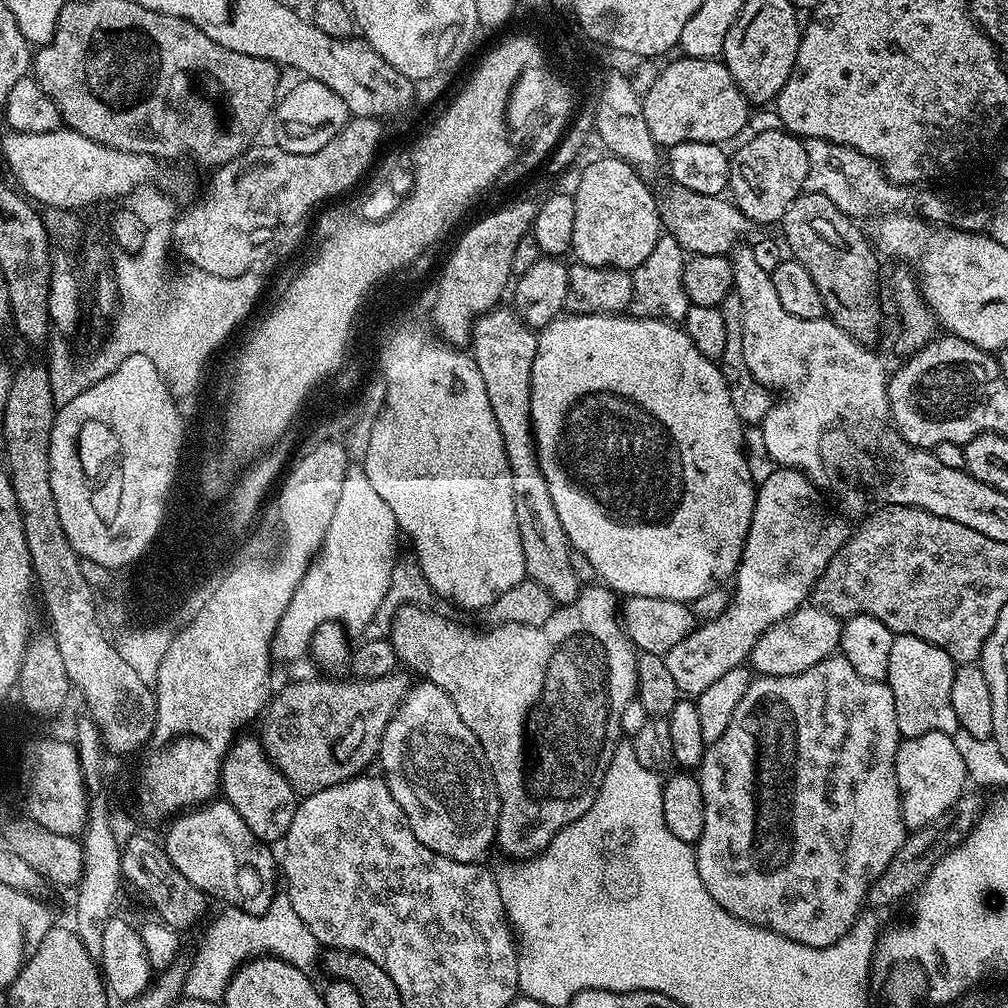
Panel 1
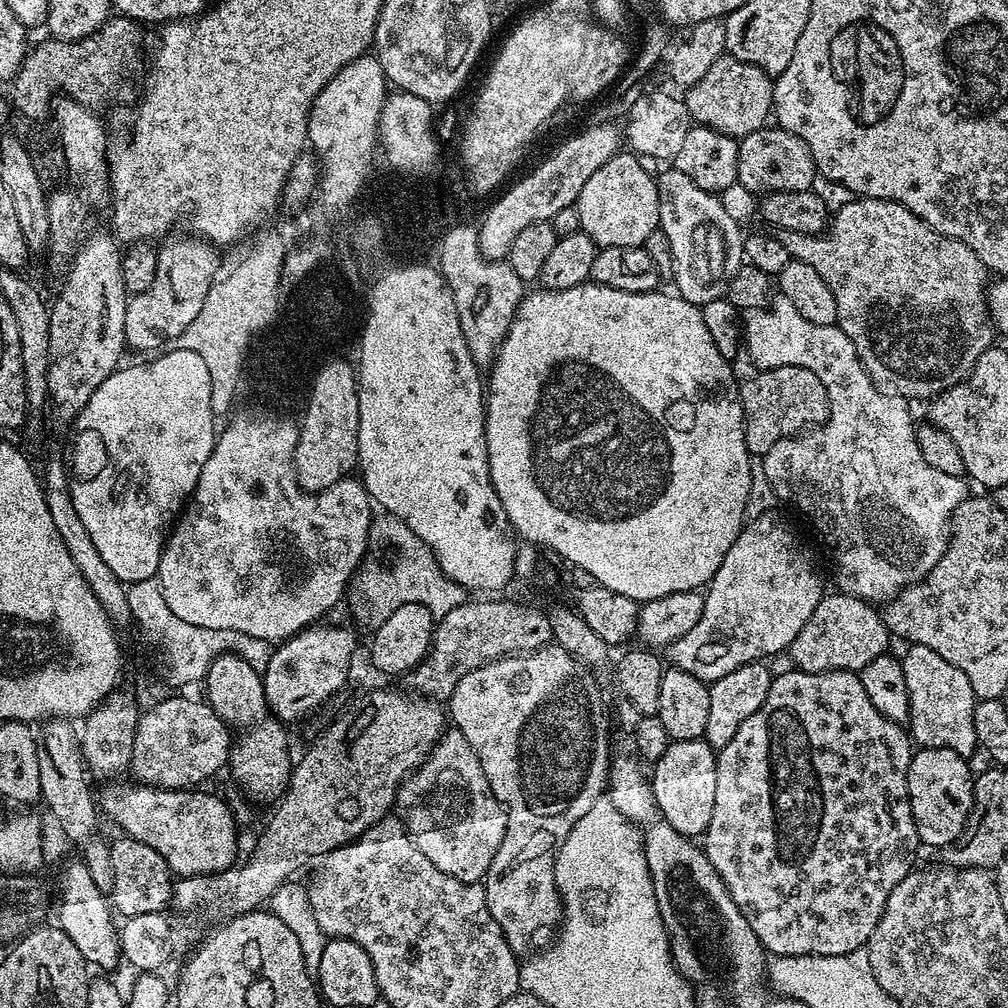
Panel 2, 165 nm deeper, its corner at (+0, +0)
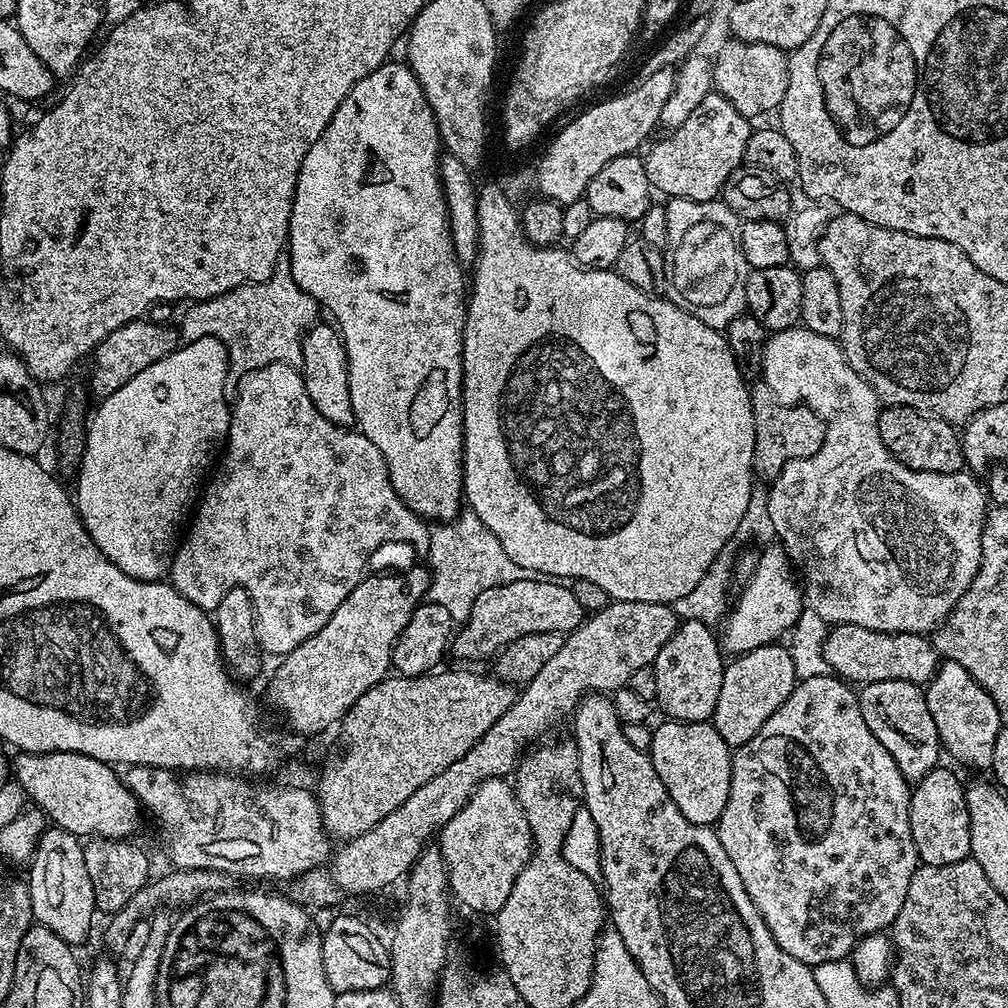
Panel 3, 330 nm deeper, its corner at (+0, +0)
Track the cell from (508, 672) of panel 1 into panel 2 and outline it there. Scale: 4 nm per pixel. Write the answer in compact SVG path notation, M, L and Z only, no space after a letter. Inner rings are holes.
M538 648L534 652L494 660L466 674L446 701L451 723L452 720L456 723L453 724L455 731L461 732L474 754L478 754L490 790L508 813L508 829L482 883L486 906L517 954L523 954L547 928L555 929L561 923L560 892L554 878L556 850L562 846L566 834L570 834L574 822L606 792L610 767L608 720L603 706L588 693L579 670L576 657L566 649Z

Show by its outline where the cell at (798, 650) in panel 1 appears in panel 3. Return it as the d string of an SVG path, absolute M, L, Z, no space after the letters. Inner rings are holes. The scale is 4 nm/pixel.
M837 624L829 631L825 638L824 654L829 669L856 686L891 680L924 686L942 663L940 653L927 635L919 632L879 632L853 624Z

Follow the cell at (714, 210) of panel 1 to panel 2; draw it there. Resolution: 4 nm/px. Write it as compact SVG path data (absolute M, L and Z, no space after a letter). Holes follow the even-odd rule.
M869 196L853 198L834 212L822 234L778 228L774 235L786 246L789 258L818 270L822 282L830 286L830 294L834 294L838 306L836 324L854 342L868 375L895 395L912 402L931 401L968 377L978 358L993 347L994 329L986 295L990 276L984 263L970 246L934 230L906 206Z

